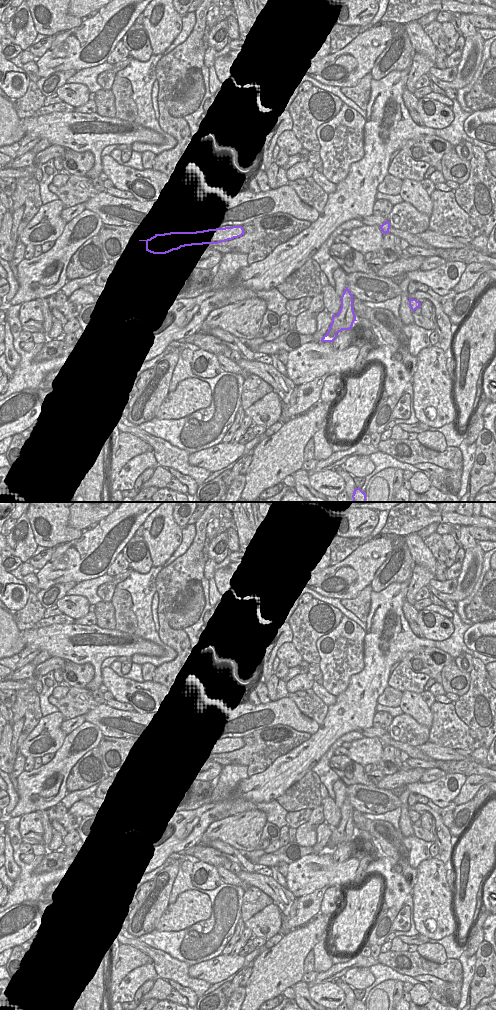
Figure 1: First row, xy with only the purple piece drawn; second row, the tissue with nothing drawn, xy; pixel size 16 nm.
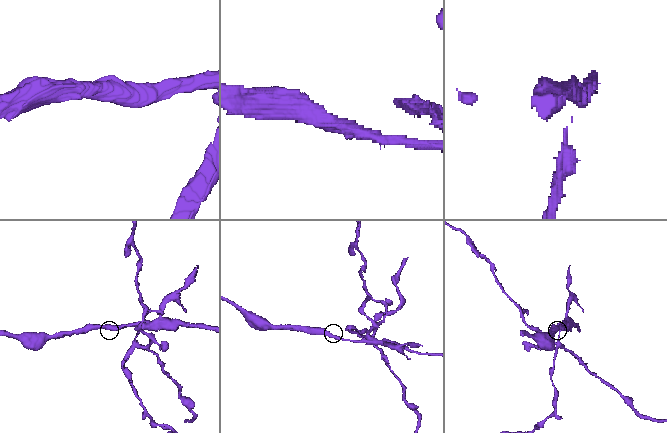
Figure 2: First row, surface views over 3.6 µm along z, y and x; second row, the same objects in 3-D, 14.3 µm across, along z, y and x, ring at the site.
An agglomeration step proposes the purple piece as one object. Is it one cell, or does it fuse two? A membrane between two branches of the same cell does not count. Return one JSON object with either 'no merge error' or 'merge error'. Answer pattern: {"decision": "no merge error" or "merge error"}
{"decision": "merge error"}

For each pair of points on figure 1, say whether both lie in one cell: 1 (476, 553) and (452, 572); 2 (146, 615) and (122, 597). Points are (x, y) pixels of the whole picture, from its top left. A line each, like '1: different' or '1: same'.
1: different
2: different

